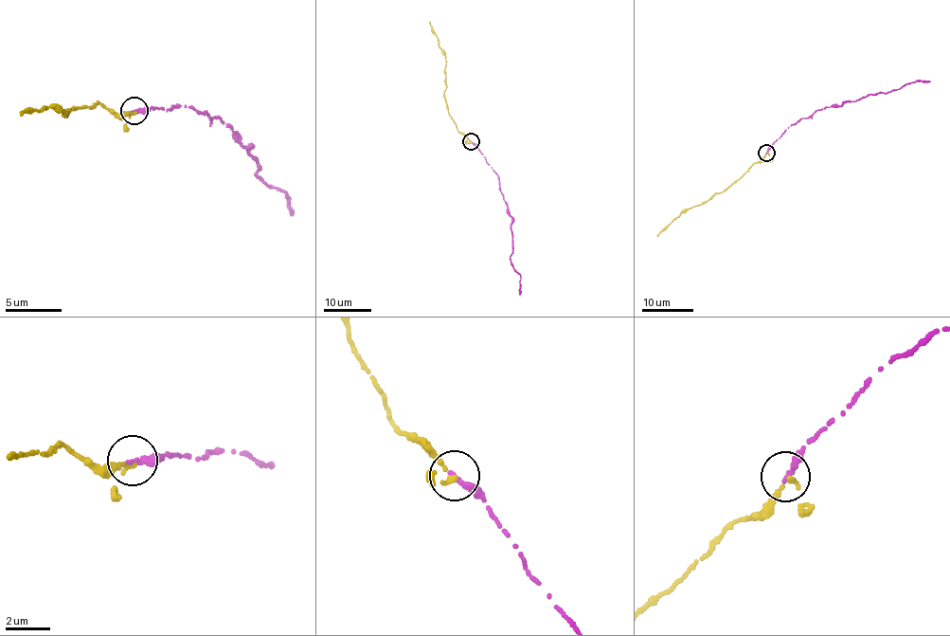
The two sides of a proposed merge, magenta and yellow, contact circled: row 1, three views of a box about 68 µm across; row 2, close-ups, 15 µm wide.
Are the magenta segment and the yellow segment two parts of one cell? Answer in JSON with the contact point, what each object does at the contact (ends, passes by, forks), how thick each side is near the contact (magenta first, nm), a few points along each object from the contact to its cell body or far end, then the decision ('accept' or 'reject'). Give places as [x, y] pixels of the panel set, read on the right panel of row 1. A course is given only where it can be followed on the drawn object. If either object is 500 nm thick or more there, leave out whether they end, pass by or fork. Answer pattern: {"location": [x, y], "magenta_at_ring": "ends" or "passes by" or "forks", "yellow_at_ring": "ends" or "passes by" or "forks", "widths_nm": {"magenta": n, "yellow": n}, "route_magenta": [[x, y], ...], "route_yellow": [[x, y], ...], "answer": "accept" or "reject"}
{"location": [766, 153], "magenta_at_ring": "ends", "yellow_at_ring": "passes by", "widths_nm": {"magenta": 280, "yellow": 170}, "route_magenta": [[765, 153], [791, 125], [823, 107], [855, 101], [869, 94], [891, 91], [913, 81], [930, 81]], "route_yellow": [[767, 153], [722, 191], [701, 204], [683, 209], [657, 236]], "answer": "accept"}

